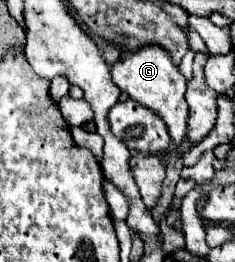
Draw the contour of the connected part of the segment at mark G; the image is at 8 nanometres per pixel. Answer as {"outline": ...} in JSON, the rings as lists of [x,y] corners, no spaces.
{"outline":[[[144,45],[134,53],[126,53],[122,59],[118,59],[112,67],[112,81],[128,93],[130,99],[138,101],[140,105],[156,111],[168,125],[172,141],[178,145],[186,135],[188,125],[188,103],[184,99],[186,93],[186,79],[180,73],[180,69],[172,63],[172,57],[166,49],[160,45]]]}

